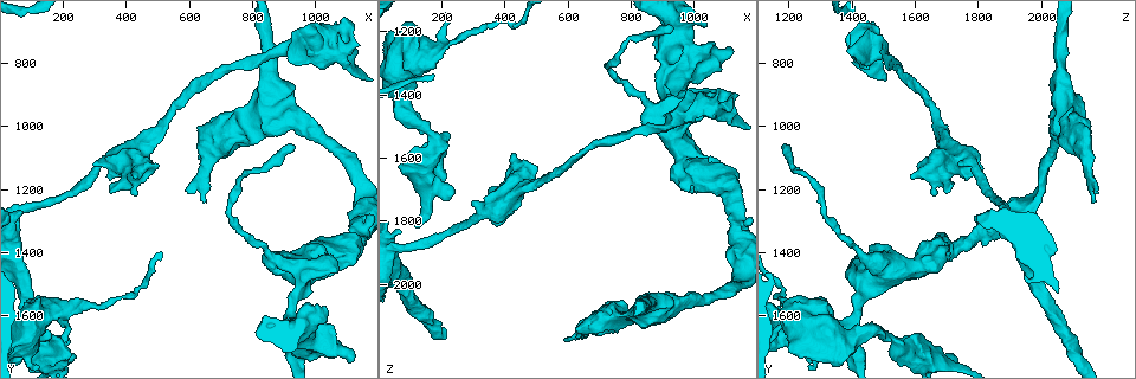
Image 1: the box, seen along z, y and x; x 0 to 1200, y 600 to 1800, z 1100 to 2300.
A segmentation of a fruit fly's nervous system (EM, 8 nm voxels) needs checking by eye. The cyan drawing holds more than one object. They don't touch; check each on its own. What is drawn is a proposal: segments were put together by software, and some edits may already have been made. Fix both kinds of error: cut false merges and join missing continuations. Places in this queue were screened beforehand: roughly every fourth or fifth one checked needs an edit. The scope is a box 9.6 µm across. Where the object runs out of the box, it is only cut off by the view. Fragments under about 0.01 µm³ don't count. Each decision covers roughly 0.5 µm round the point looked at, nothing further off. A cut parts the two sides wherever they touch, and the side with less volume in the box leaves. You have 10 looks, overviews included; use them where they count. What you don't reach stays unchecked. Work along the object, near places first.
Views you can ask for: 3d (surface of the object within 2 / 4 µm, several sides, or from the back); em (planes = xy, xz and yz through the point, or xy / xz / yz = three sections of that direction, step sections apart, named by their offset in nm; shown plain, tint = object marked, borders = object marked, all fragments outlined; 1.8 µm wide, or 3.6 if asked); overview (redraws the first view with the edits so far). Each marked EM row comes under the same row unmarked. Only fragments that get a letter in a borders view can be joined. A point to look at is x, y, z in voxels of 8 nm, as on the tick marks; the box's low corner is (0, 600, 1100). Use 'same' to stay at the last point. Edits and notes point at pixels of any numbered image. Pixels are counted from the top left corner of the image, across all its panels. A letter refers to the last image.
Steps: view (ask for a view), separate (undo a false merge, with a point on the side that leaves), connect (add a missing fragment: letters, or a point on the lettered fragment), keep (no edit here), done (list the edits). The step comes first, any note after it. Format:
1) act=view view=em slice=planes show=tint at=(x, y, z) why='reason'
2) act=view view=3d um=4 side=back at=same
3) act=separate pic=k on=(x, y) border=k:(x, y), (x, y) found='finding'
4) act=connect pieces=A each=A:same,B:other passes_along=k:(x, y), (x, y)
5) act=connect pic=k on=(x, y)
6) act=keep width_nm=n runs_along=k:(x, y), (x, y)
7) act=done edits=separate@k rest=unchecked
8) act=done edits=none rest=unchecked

act=view view=3d um=4 at=(180, 1740, 1690) why='calibre changes'

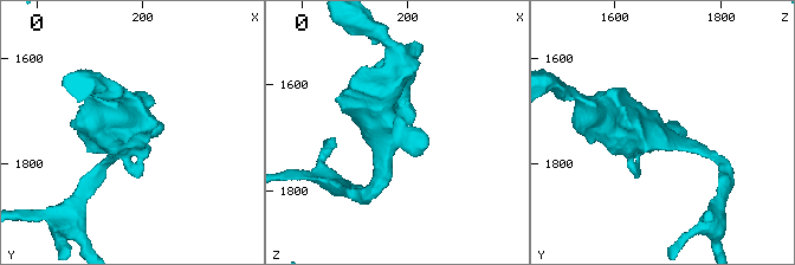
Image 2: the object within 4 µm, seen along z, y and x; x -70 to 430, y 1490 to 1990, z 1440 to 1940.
act=view view=em um=3.6 slice=planes show=borders at=(180, 1745, 1690) arm_widths_nm=170,600

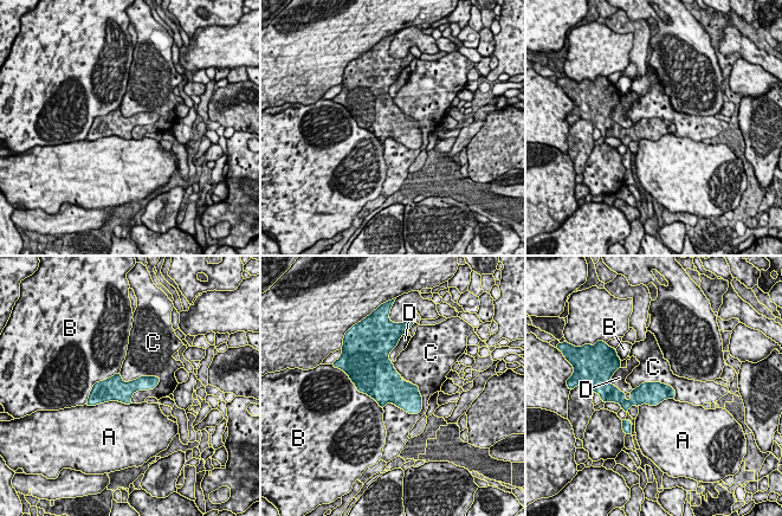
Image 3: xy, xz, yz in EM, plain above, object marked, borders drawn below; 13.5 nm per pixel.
act=keep width_nm=300 each=A:other,B:other,C:other,D:other border=3:(118, 373), (124, 381), (161, 379) found='one neuron here'

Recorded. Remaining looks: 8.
act=view view=3d um=4 at=(600, 1210, 2180) why='an open end'

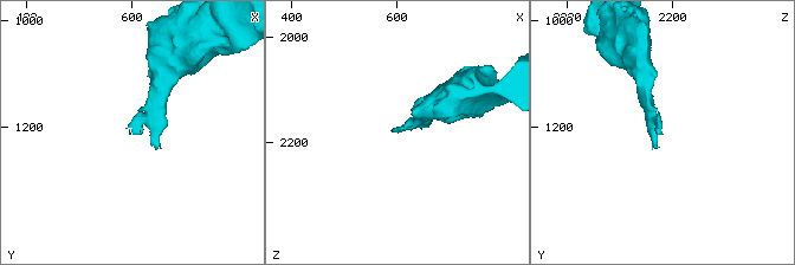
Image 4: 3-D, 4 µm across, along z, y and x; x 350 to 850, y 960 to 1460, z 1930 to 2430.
act=view view=em slice=xz step=4 show=borders at=(600, 1210, 2180) why='shape alone is not enough'

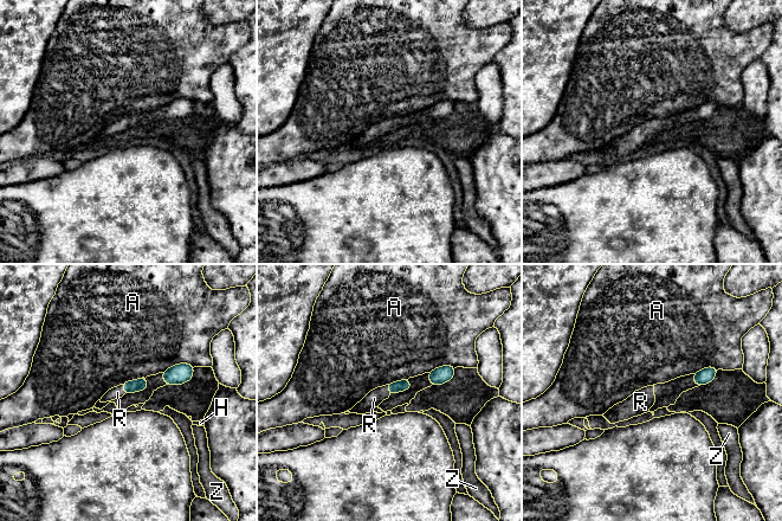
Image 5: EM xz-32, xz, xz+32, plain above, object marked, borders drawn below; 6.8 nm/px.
act=connect pieces=R each=A:other,H:other,R:same,Z:other found='the neuron continues'

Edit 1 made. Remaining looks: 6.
act=view view=em slice=planes show=borders at=(930, 1060, 1190) why='an open end'

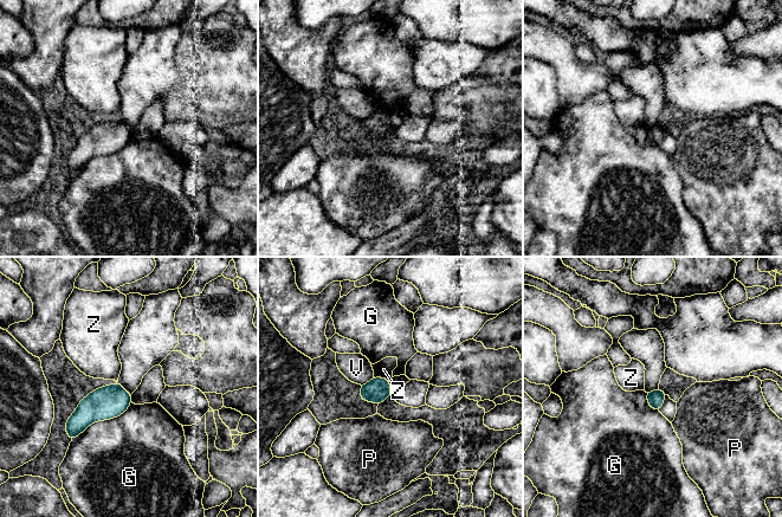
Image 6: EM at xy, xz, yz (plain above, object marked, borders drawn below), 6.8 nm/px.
act=keep each=G:other,P:other,V:other,Z:other border=6:(374, 376), (388, 380) found='no lettered fragment goes on from it'

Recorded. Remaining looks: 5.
act=done edits=connect@5 rest=unchecked

